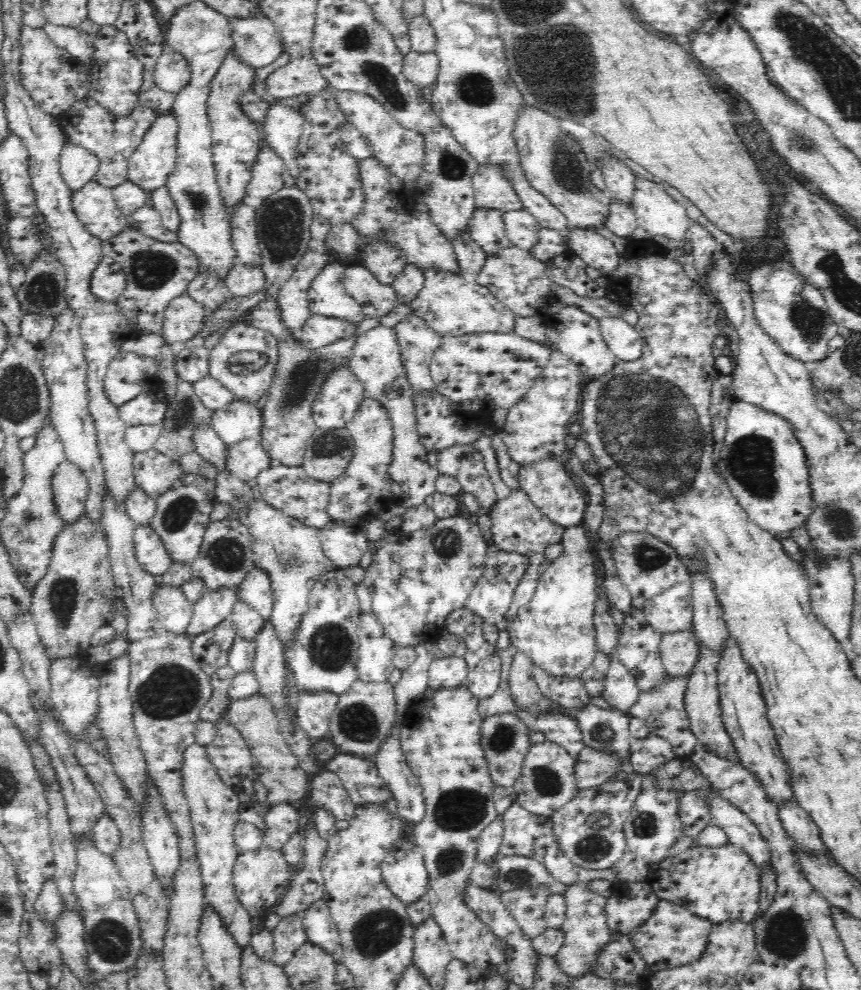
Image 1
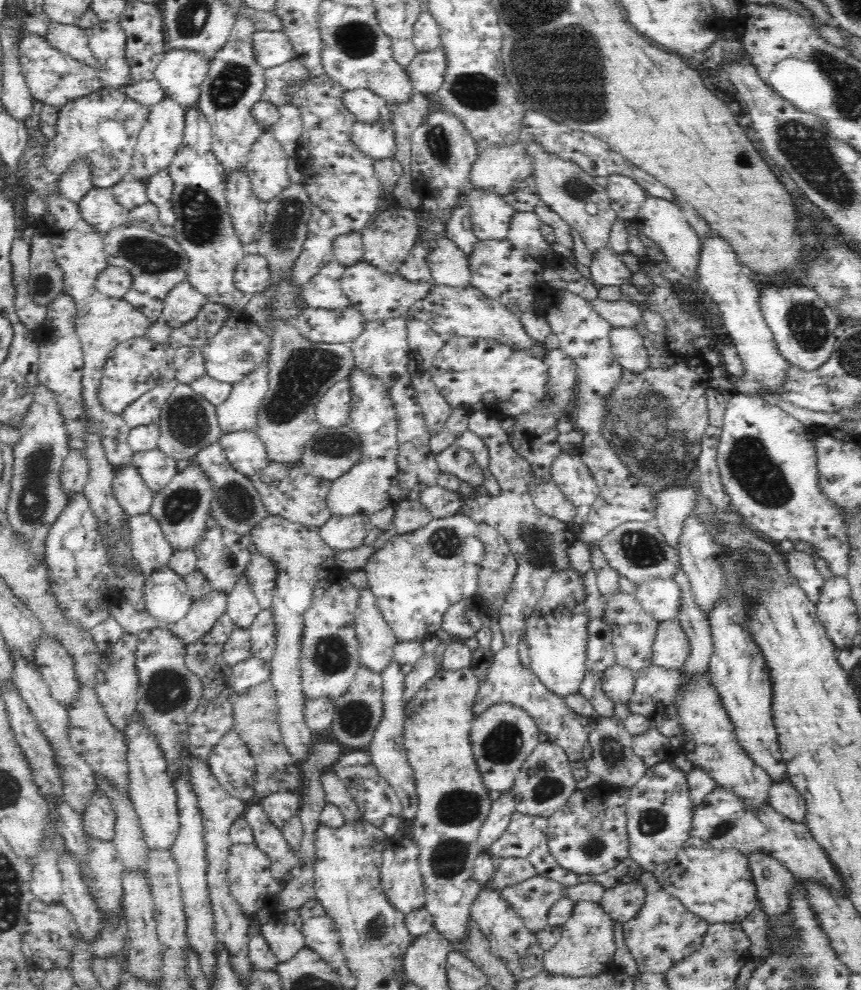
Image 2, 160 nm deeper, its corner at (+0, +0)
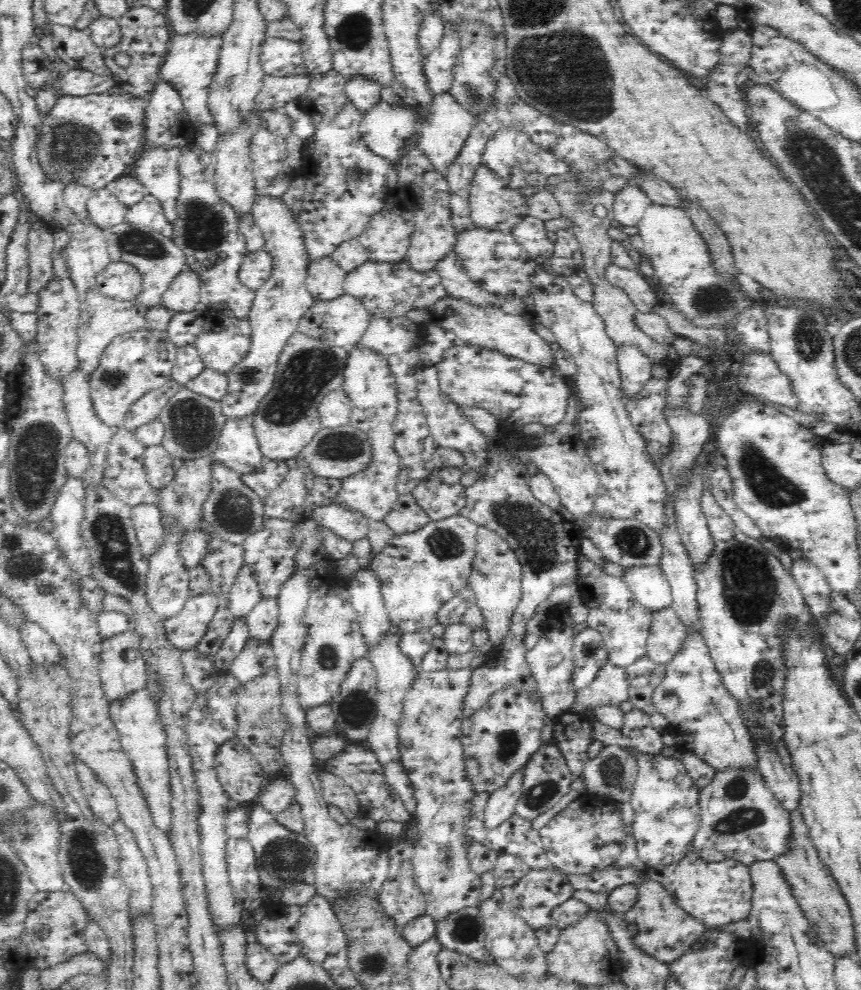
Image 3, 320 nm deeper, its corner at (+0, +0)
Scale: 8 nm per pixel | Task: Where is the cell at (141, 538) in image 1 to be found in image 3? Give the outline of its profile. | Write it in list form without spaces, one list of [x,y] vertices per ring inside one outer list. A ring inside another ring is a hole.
[[[142,504],[134,506],[132,522],[137,528],[138,543],[146,557],[150,558],[158,547],[163,546],[164,523],[162,522],[159,506],[154,504]]]

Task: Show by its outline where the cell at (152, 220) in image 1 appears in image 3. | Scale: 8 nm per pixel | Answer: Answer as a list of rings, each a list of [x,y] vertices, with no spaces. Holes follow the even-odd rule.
[[[151,194],[129,206],[126,216],[130,224],[147,226],[169,239],[174,236],[174,225],[167,219],[161,202]]]

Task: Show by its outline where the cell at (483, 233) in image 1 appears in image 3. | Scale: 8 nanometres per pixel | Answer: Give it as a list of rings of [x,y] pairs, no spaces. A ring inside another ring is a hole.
[[[480,164],[476,168],[476,172],[474,172],[474,178],[470,186],[469,201],[473,224],[485,226],[490,230],[511,233],[512,229],[524,217],[530,215],[527,195],[510,188],[505,180],[502,180],[484,164]]]

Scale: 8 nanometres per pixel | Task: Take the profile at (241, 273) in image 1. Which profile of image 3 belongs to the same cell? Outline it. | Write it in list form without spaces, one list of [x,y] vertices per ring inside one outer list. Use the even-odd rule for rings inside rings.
[[[263,248],[253,253],[248,253],[242,261],[239,279],[244,286],[250,289],[259,289],[271,275],[273,258]]]

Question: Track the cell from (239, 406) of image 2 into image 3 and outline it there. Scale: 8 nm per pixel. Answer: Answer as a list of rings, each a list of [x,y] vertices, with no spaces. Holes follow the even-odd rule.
[[[256,194],[254,204],[252,204],[252,213],[256,226],[263,232],[265,245],[263,249],[268,251],[273,258],[273,269],[270,278],[259,289],[255,289],[255,300],[252,308],[249,310],[247,319],[251,326],[250,346],[248,354],[236,365],[232,366],[226,376],[228,377],[227,394],[221,402],[225,418],[251,418],[256,412],[262,399],[272,390],[276,380],[277,366],[280,355],[288,342],[288,339],[299,330],[301,318],[310,310],[310,307],[317,302],[317,299],[310,294],[305,280],[307,278],[309,256],[306,250],[303,230],[297,221],[289,206],[276,196],[269,194]]]

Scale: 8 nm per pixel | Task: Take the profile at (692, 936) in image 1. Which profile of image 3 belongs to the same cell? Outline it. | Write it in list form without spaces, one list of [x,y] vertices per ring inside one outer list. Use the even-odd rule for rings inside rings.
[[[648,878],[639,884],[636,904],[626,912],[624,917],[634,942],[637,942],[646,954],[665,963],[671,963],[680,958],[680,955],[690,950],[697,938],[700,938],[705,931],[702,921],[676,905],[672,895],[660,882]]]

